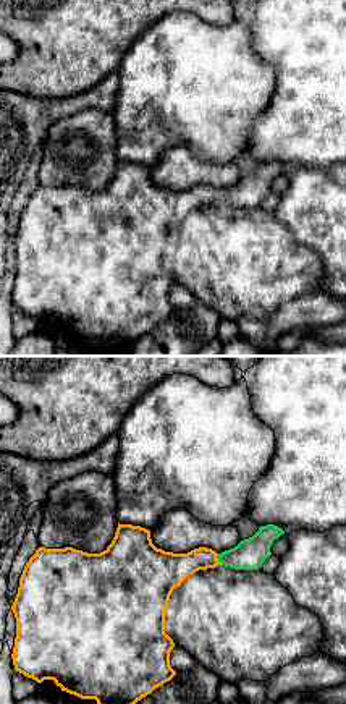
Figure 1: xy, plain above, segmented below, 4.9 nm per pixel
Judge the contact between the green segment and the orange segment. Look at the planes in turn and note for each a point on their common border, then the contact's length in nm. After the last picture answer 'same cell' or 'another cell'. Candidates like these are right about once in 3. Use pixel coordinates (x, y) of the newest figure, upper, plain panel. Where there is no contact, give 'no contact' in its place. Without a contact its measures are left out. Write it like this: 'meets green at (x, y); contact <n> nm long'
meets green at (217, 196); contact 60 nm long

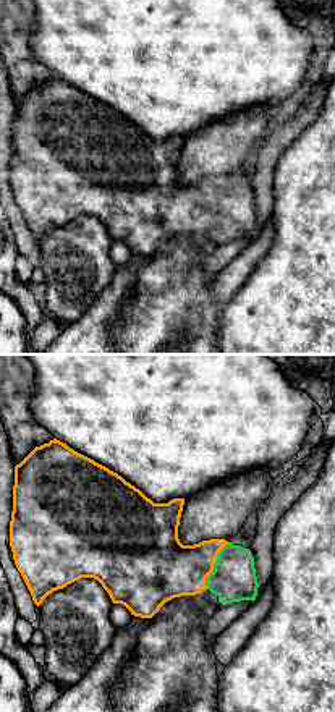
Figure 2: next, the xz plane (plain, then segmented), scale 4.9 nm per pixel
meets green at (214, 203); contact 260 nm long

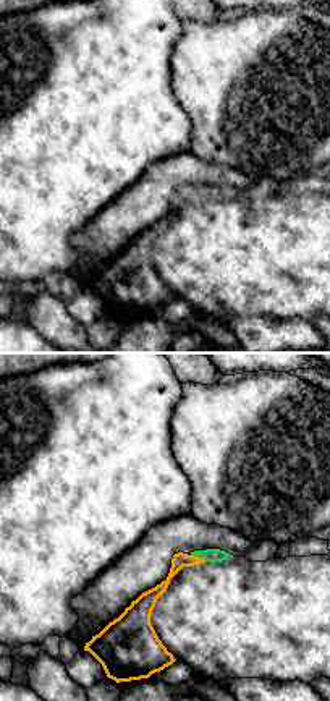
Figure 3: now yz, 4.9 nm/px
meets green at (199, 195); contact 90 nm long

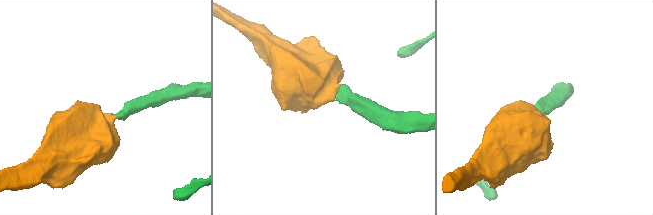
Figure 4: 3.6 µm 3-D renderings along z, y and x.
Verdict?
same cell

